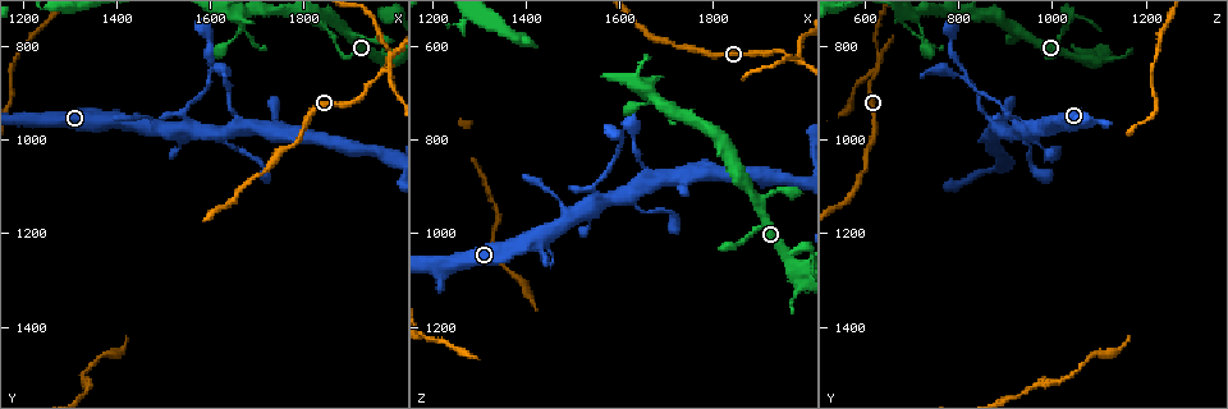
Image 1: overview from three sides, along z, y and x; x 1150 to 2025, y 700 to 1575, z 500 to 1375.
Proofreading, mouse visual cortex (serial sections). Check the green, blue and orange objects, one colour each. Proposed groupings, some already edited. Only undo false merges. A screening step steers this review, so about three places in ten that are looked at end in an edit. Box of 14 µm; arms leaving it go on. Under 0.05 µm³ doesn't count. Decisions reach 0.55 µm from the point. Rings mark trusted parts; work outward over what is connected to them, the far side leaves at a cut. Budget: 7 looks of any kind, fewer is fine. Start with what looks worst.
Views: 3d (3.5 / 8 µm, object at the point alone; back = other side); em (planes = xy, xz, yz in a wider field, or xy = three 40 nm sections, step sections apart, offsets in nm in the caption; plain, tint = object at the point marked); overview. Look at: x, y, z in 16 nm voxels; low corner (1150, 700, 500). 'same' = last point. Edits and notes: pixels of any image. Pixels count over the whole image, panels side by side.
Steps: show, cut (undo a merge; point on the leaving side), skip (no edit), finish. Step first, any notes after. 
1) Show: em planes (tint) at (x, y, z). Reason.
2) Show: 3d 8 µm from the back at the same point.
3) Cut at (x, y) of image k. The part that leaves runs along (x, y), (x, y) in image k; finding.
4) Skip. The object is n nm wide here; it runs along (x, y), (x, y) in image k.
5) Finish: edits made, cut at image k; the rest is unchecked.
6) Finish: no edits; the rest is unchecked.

Show: 3d 3.5 µm at (1970, 855, 630). Two arms at a narrow angle.

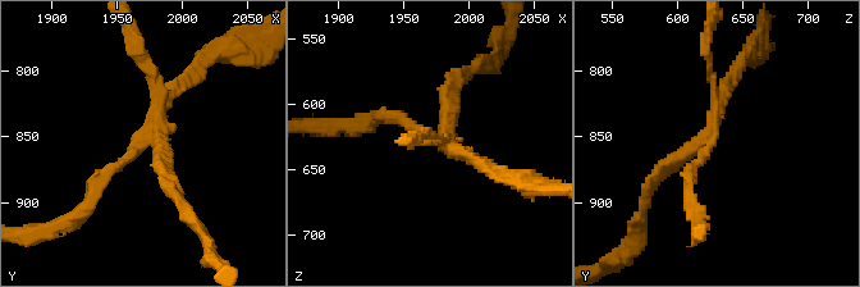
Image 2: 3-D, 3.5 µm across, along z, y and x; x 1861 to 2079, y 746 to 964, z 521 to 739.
Show: em xy step 3 (tint) at (1972, 848, 628). 4 arms meet here; the arms are 100, 150, 200, 200 nm wide.

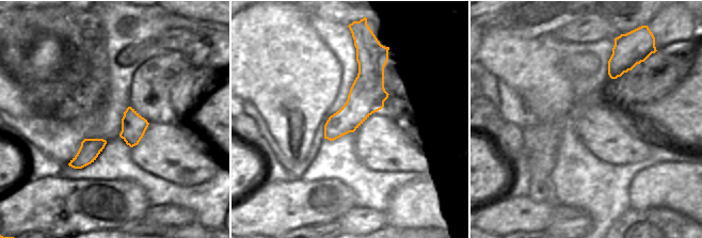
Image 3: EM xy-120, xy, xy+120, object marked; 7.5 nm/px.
Cut at (132, 51) of image 2. A border runs along (356, 77), (383, 105) in image 3; two cells meet here.

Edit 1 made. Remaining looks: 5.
Show: 3d 3.5 µm from the back at (1545, 940, 900). Calibre changes.

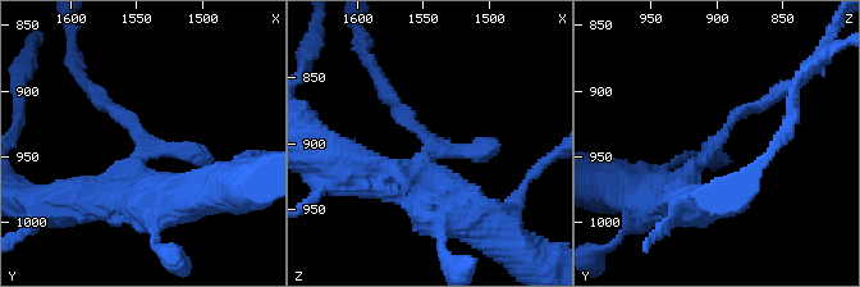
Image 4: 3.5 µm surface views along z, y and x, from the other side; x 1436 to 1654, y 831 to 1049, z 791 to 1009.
Show: em xy step 5 (plain) at (1544, 940, 900).

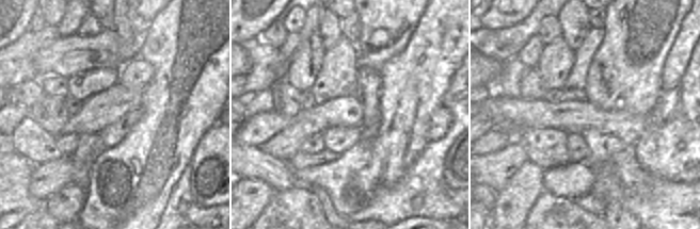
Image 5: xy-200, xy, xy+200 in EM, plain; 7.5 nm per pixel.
Show: em xy step 5 (tint) at the same point. Where the object lies.

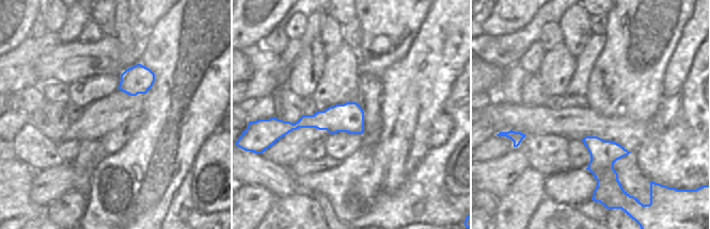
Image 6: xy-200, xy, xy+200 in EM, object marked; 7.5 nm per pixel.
Cut at (388, 98) of image 4. The part that leaves runs along (415, 128), (383, 89), (360, 42) in image 4; a second cell is stuck on.

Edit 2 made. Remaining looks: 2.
Finish: edits made, cut at image 2, cut at image 4; the rest is unchecked.

